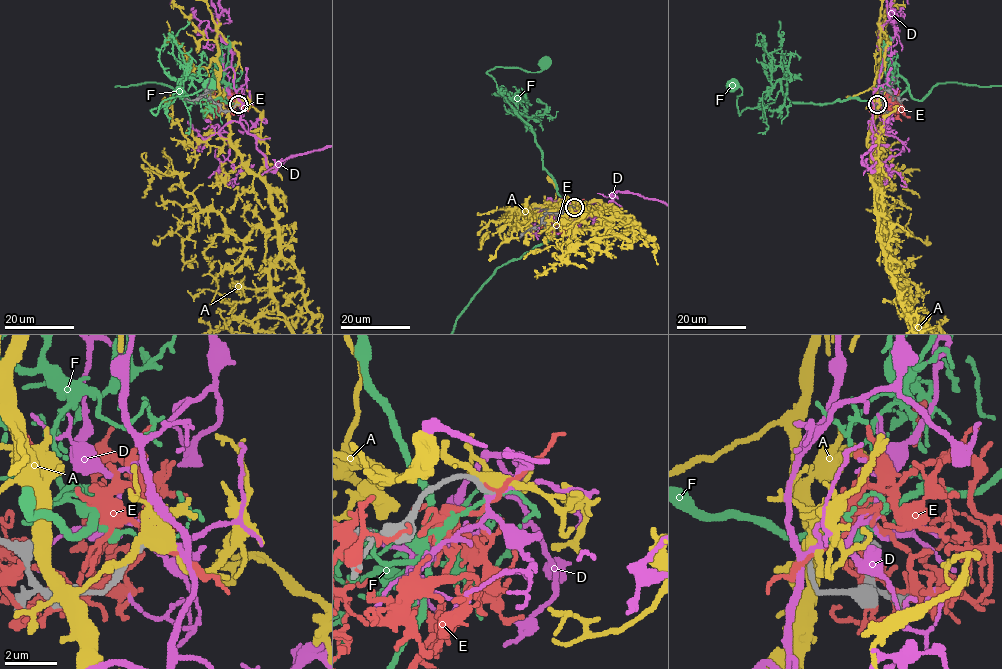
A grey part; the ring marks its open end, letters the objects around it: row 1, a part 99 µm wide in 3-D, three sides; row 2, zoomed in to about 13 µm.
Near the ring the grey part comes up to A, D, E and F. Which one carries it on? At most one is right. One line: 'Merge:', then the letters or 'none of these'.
Merge: D

